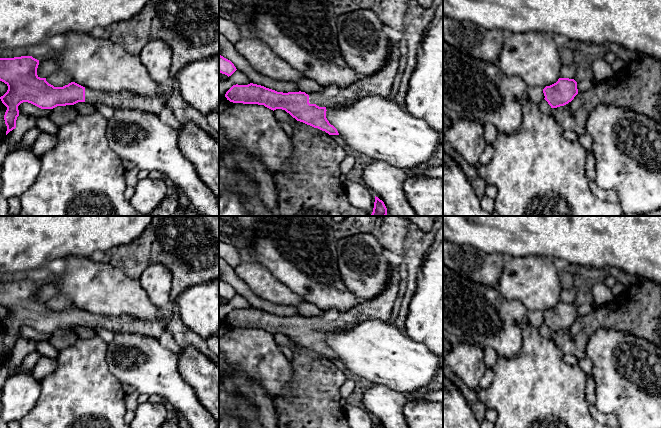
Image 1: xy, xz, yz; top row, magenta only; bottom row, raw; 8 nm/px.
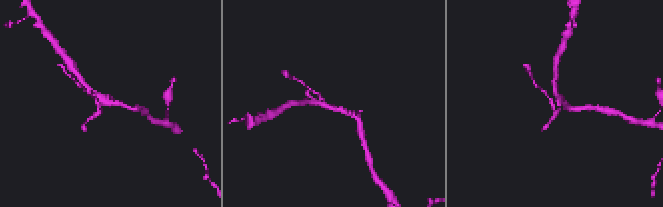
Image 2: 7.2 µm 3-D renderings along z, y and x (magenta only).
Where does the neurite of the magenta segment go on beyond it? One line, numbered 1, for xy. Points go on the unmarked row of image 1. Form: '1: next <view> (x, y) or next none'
1: next xy (124, 323)

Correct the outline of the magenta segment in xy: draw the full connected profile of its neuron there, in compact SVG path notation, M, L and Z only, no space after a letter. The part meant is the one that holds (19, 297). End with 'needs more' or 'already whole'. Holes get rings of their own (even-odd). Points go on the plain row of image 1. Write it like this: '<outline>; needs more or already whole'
M21 280L14 282L0 282L0 305L8 310L7 316L0 321L2 327L7 331L4 339L7 350L6 359L16 352L16 344L19 340L18 330L23 326L31 327L41 333L53 333L57 330L74 329L78 326L85 326L89 329L102 327L112 332L135 333L155 339L159 339L167 326L167 320L160 318L156 321L142 321L129 315L103 316L83 311L71 306L63 311L54 311L37 299L39 284L32 280Z; needs more

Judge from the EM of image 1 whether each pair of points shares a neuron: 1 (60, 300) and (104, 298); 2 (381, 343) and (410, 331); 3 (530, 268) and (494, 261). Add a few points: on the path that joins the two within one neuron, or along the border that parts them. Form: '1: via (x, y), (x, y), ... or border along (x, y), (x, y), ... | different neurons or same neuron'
1: border along (60, 293), (64, 294), (73, 305) | different neurons
2: border along (402, 331), (411, 339), (425, 344) | different neurons
3: border along (505, 262), (499, 277), (498, 286) | different neurons

